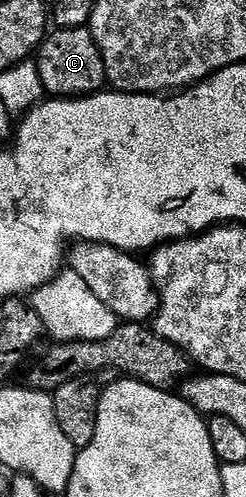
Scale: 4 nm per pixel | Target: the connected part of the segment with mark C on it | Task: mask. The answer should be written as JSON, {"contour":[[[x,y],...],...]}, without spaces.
{"contour":[[[90,27],[61,28],[52,31],[37,51],[43,91],[51,98],[82,98],[104,91],[107,75],[101,50]]]}

